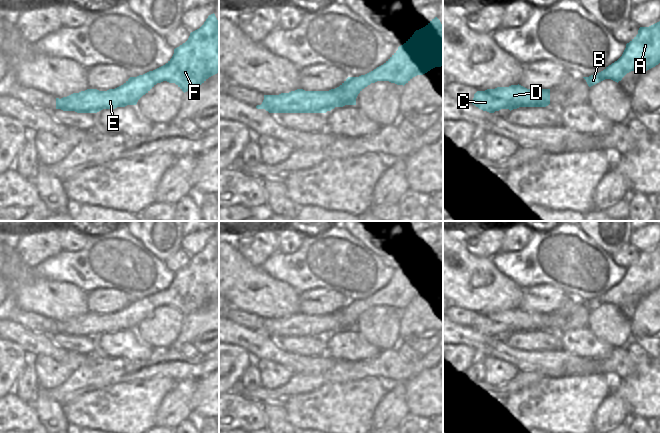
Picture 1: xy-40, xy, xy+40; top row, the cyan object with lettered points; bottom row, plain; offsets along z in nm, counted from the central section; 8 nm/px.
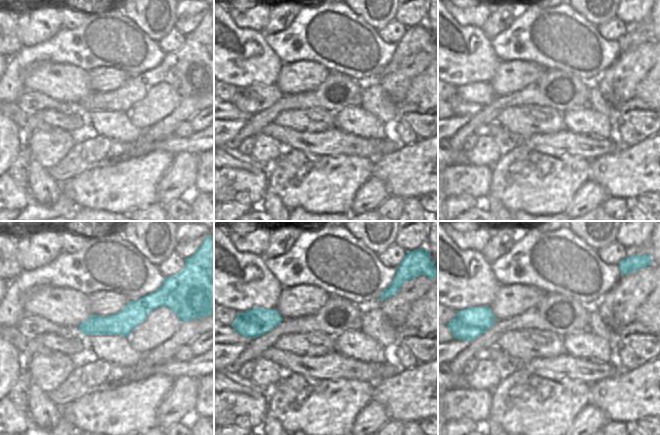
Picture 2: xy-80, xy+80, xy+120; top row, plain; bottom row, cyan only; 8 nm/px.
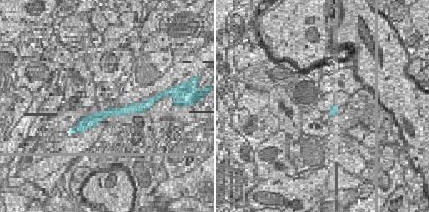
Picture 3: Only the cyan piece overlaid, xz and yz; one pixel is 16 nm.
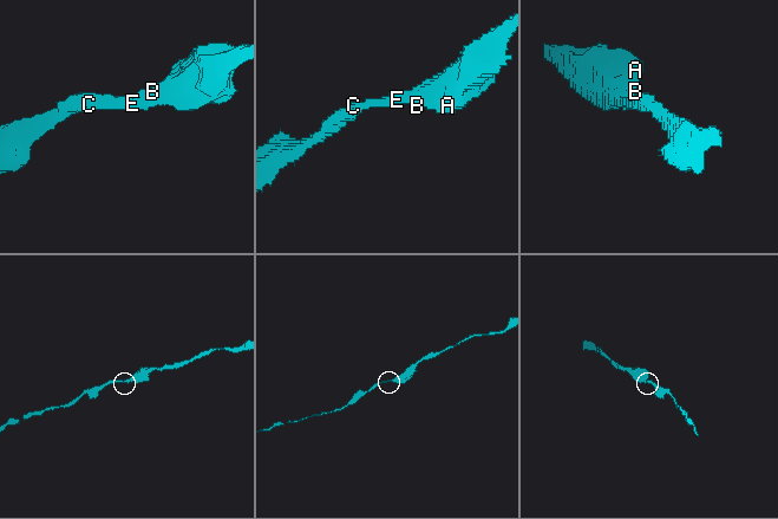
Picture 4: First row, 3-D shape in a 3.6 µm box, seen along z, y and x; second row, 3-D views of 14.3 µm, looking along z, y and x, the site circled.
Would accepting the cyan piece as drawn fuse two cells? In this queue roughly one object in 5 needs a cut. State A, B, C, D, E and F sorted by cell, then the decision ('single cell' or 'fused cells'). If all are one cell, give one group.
A B C D E F; single cell

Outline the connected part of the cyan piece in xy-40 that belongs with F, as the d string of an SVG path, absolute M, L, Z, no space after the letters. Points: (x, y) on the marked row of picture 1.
M213 13L208 16L199 29L190 33L185 43L174 49L172 58L165 65L143 75L130 77L123 85L115 89L107 91L87 89L61 99L56 98L56 109L75 111L77 113L97 113L103 109L136 105L138 100L157 83L163 81L175 83L185 93L201 85L209 77L217 73L219 73L219 23Z

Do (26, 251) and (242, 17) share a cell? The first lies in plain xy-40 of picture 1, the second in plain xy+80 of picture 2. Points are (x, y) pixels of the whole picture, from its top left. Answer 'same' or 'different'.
same

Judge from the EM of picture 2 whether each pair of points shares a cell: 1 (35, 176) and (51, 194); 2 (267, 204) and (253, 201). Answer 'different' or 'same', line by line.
1: same
2: different

